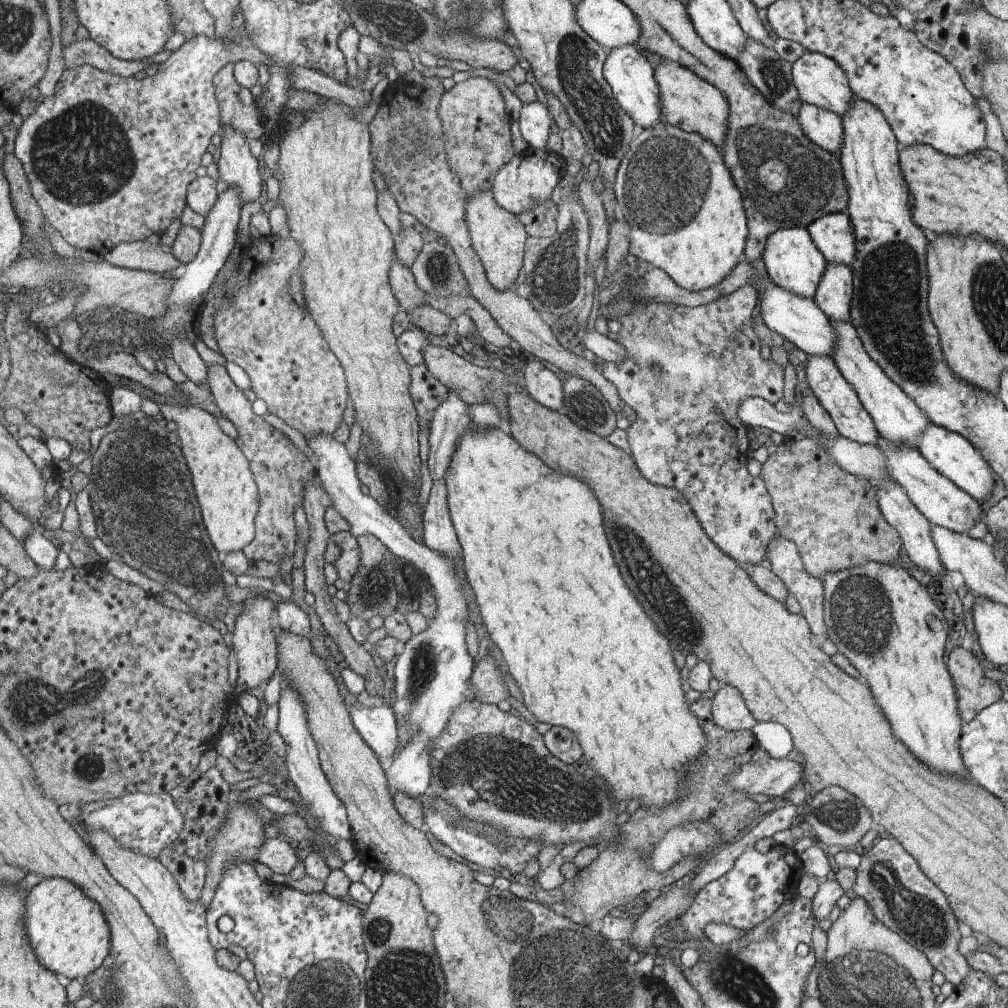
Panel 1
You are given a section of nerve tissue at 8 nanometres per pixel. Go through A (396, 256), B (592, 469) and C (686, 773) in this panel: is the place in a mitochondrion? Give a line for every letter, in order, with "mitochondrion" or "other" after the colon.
A: other
B: other
C: other

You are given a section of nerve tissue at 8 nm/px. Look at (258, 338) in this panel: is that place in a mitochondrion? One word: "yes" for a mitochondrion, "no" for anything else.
yes

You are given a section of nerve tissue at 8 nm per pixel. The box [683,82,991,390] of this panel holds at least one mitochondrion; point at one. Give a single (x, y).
(889, 302)

